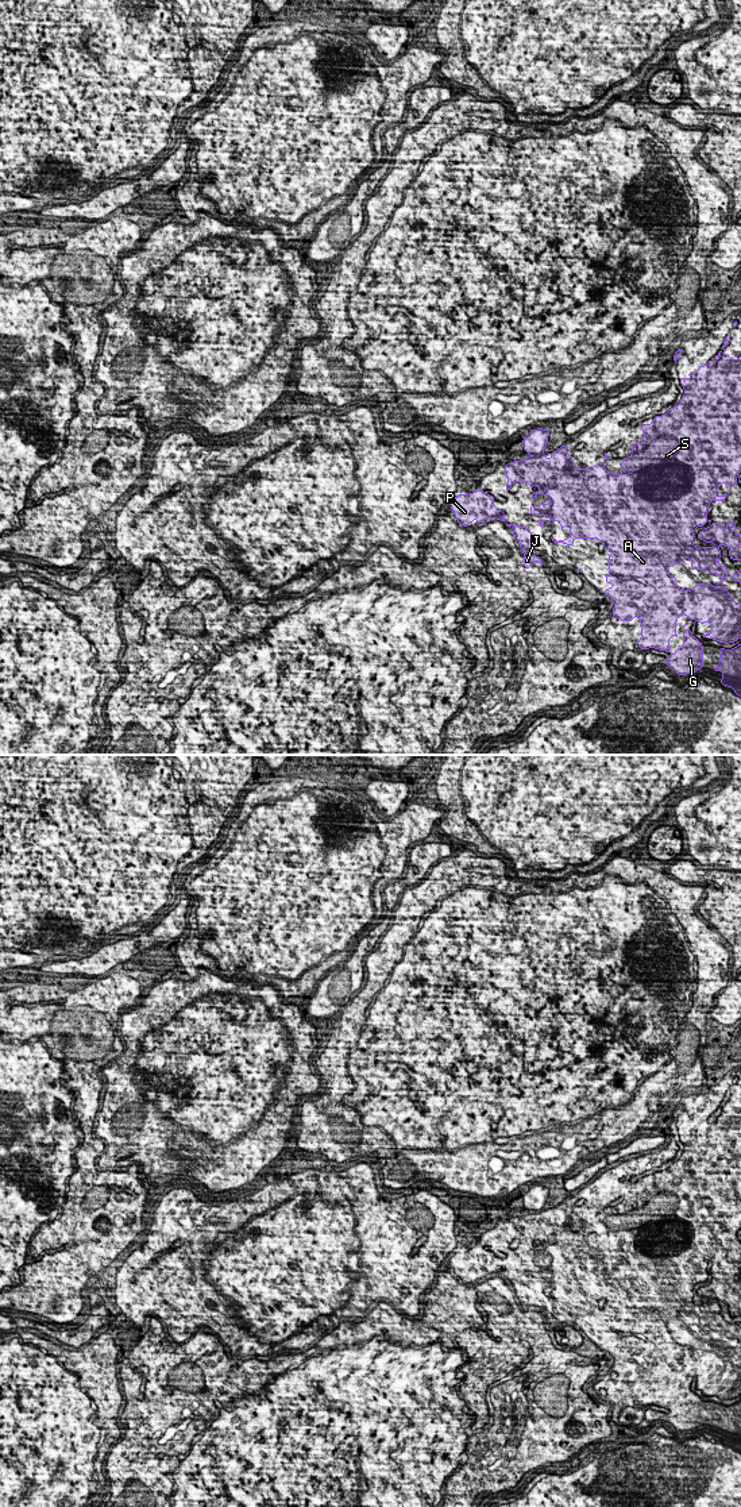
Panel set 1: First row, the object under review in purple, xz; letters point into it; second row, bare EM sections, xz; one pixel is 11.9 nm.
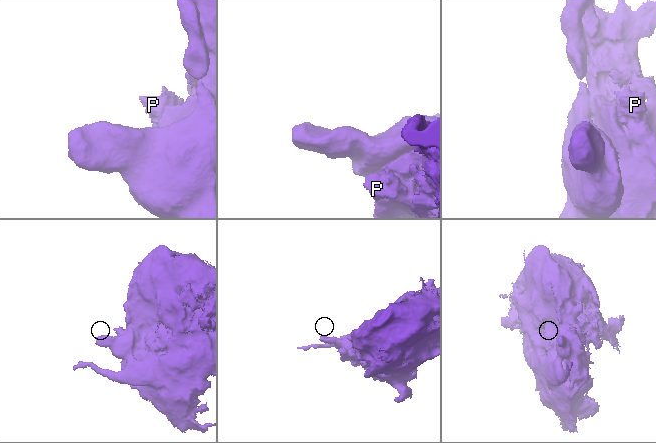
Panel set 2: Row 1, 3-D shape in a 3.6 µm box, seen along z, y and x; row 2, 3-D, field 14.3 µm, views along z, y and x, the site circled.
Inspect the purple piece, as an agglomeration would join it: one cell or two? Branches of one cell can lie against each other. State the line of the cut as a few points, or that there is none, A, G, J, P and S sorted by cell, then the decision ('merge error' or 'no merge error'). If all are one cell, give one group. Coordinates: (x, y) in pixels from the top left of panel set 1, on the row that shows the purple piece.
xz (528, 552), (524, 555) | A G P S / J | merge error

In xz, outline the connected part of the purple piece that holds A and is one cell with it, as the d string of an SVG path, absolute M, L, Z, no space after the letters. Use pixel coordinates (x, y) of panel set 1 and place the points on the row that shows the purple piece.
M721 350L717 352L717 361L707 361L690 378L680 377L680 385L684 394L678 405L671 408L665 415L656 416L652 424L642 424L640 429L644 431L644 439L632 443L632 455L621 458L620 470L630 470L630 474L611 474L606 470L605 462L594 465L593 469L578 469L572 463L572 455L567 454L567 444L551 452L548 459L544 450L548 443L549 429L537 428L530 431L522 439L522 447L530 456L521 460L514 460L503 469L507 479L506 490L514 482L526 482L529 487L540 486L537 493L532 493L530 498L534 501L537 494L545 494L549 504L539 504L536 509L530 504L529 514L547 516L549 520L557 521L570 528L570 536L564 540L552 539L553 543L574 546L575 539L599 539L603 550L610 550L609 570L606 574L606 585L613 583L613 587L603 590L603 594L610 597L614 602L611 616L620 621L632 621L636 616L641 623L641 639L637 640L640 650L655 648L669 654L669 637L676 636L676 621L680 614L686 614L691 621L701 624L710 623L711 632L702 635L710 636L711 640L719 643L734 643L741 639L741 604L737 604L728 589L717 587L714 583L698 583L691 590L679 589L675 585L678 577L667 573L667 569L674 564L684 566L683 558L691 560L691 569L707 570L710 574L719 575L721 582L726 581L726 575L732 575L734 581L741 583L741 571L730 574L726 571L728 566L719 566L721 550L719 544L729 548L732 560L741 560L741 533L736 533L738 528L734 520L726 523L726 531L722 531L722 523L711 523L711 525L698 533L698 539L706 543L714 543L714 547L694 547L694 529L703 527L707 523L707 509L710 502L725 501L729 492L723 496L717 496L715 492L721 483L738 485L737 477L741 473L741 356L733 359L725 355Z

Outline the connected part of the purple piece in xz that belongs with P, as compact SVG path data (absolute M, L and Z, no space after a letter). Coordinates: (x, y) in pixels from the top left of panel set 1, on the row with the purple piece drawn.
M476 489L475 493L458 494L451 502L452 513L456 520L468 527L470 523L483 523L487 519L497 519L506 523L503 519L505 512L494 506L495 498L491 494L486 494L483 490Z

